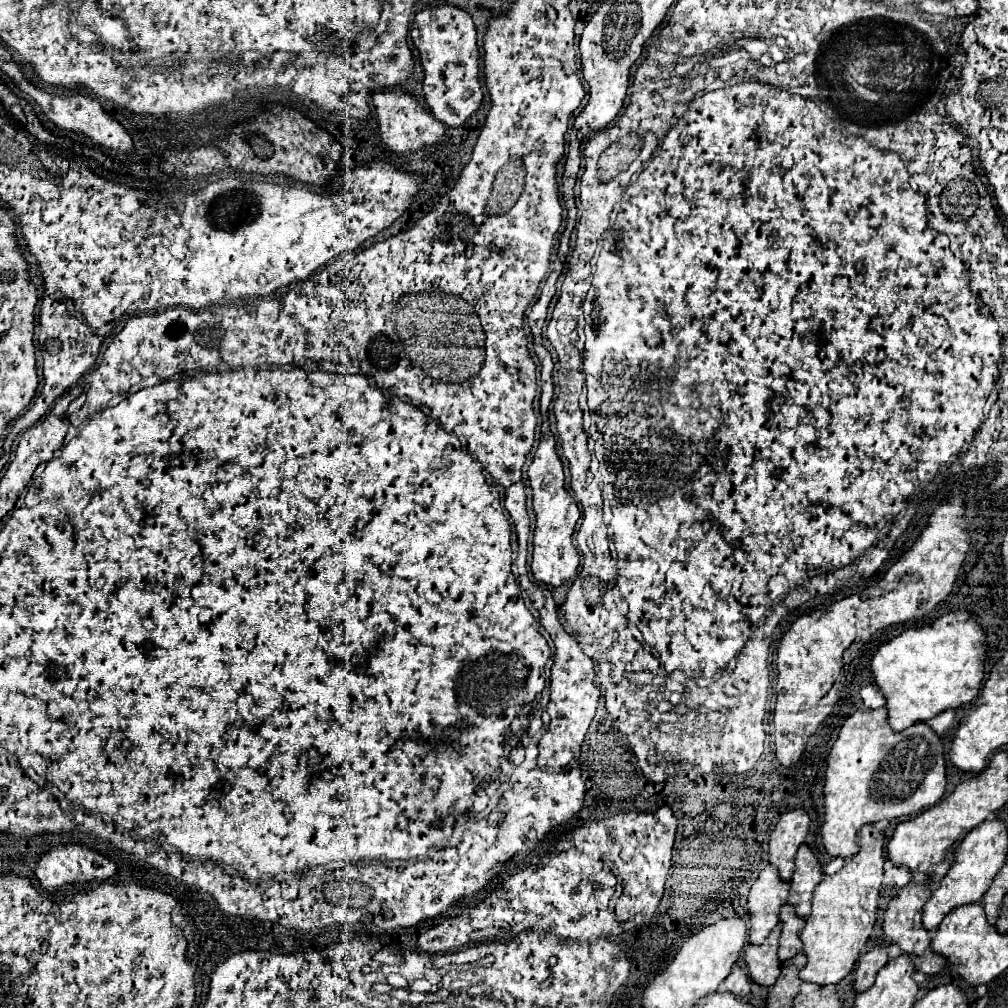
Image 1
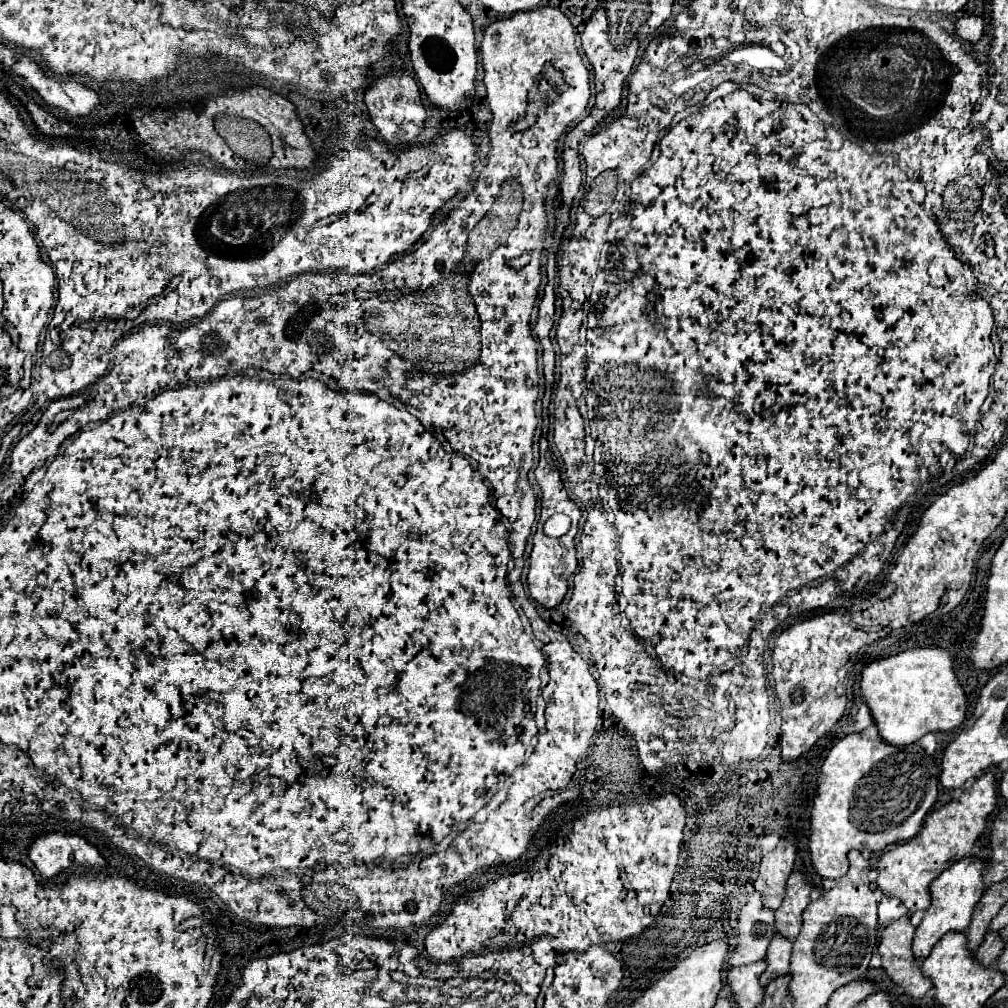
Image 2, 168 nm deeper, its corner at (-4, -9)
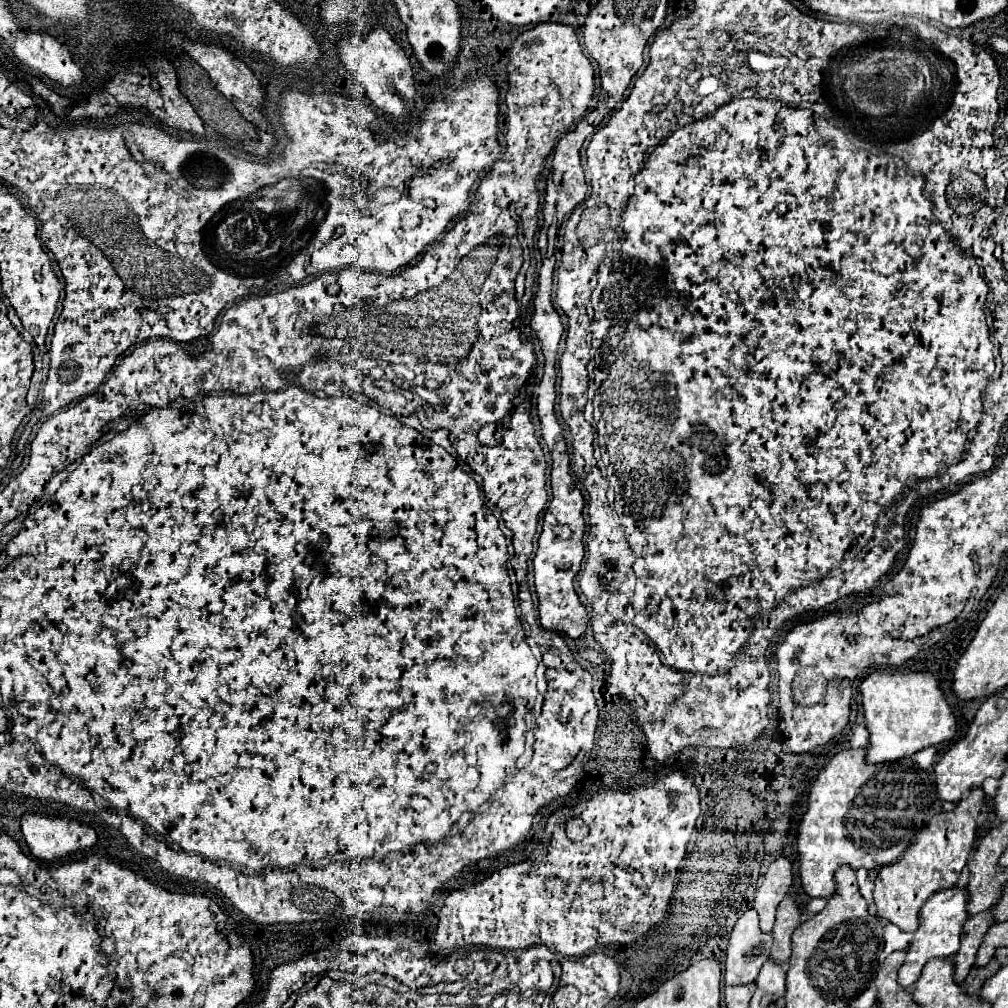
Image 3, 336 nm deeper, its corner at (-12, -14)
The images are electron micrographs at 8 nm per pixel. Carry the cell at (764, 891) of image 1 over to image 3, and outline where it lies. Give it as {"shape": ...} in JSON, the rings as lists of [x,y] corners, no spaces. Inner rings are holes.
{"shape":[[[754,908],[742,914],[732,930],[726,950],[728,954],[724,964],[726,986],[754,982],[762,964],[770,958],[772,942],[774,936],[770,932],[760,930],[758,914]]]}

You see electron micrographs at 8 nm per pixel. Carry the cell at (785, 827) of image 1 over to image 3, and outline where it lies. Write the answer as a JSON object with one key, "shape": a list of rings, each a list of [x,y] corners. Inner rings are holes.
{"shape":[[[778,856],[764,874],[764,880],[756,892],[754,908],[760,914],[760,928],[770,932],[776,920],[776,908],[790,890],[792,884],[792,862],[786,856]]]}

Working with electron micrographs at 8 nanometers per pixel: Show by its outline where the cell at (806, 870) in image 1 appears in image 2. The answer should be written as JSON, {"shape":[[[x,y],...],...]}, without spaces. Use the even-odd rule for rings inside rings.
{"shape":[[[792,873],[786,881],[786,895],[782,905],[776,909],[776,933],[786,939],[796,939],[802,927],[802,911],[810,903],[812,885],[806,883],[802,873]]]}

